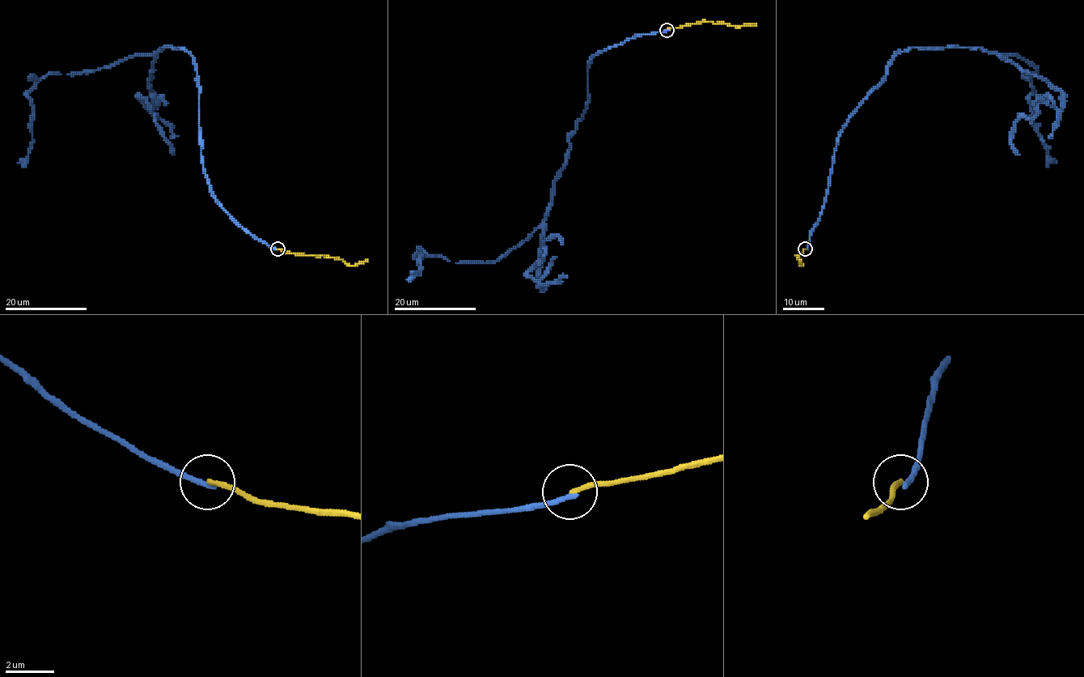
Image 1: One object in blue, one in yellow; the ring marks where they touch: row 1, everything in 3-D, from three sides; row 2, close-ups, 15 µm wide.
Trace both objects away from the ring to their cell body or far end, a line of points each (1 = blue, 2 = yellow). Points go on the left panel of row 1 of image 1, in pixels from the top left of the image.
1: (277, 249), (216, 199), (202, 163), (196, 63), (182, 48), (48, 74), (27, 94), (31, 146), (18, 162)
2: (277, 249), (294, 253), (341, 259), (349, 265), (368, 260)

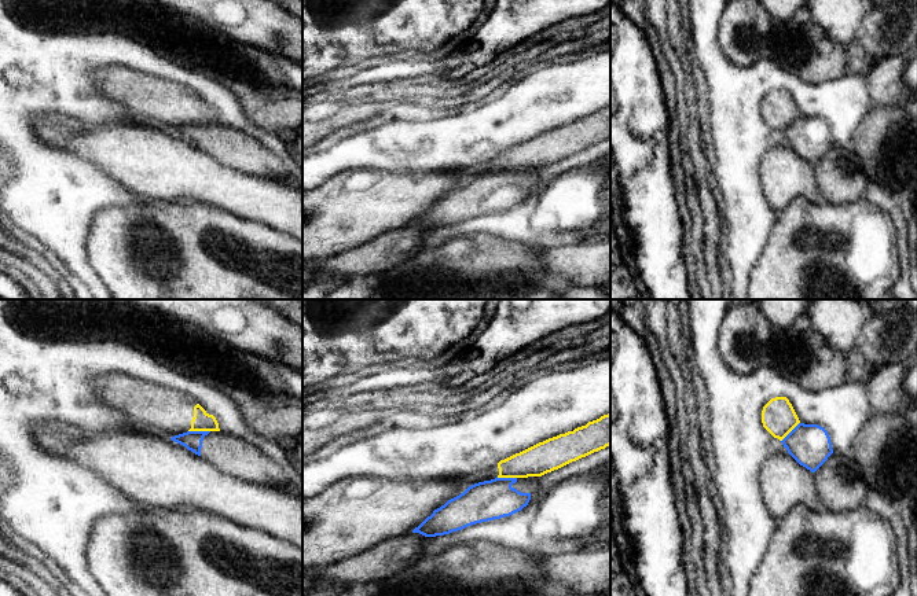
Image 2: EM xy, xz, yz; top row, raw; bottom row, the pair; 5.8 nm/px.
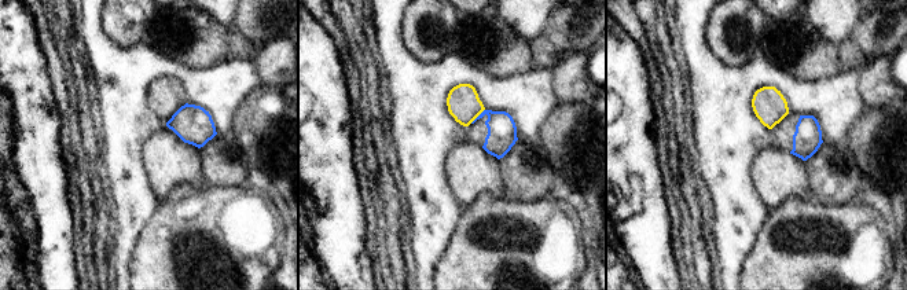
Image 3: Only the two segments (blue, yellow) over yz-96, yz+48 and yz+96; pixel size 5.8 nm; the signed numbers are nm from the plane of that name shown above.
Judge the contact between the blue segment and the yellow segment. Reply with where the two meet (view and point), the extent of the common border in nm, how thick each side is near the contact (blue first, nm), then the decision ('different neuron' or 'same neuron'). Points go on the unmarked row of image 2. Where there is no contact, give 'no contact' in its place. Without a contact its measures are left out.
xy (200, 124) | 130 nm | 110/110 nm | different neuron

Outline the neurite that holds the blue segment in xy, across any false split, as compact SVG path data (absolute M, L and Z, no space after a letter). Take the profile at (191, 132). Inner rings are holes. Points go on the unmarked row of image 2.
M187 124L170 132L225 166L269 180L286 179L282 158L235 128L223 124Z

